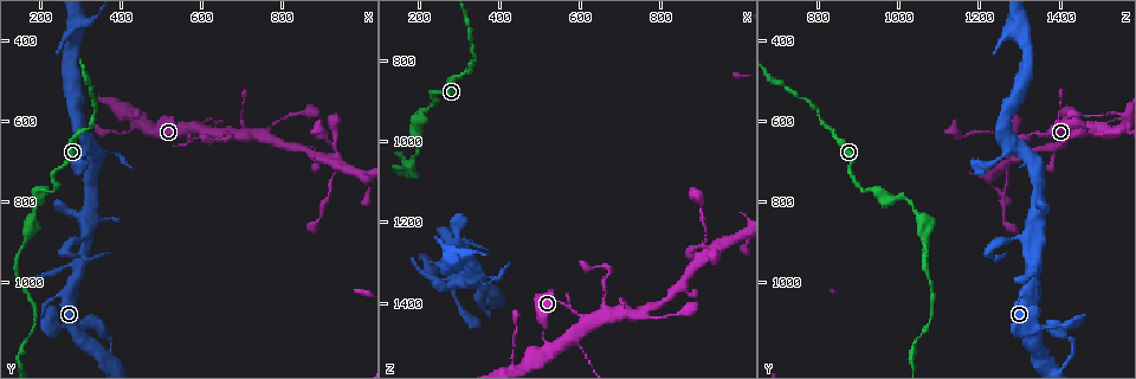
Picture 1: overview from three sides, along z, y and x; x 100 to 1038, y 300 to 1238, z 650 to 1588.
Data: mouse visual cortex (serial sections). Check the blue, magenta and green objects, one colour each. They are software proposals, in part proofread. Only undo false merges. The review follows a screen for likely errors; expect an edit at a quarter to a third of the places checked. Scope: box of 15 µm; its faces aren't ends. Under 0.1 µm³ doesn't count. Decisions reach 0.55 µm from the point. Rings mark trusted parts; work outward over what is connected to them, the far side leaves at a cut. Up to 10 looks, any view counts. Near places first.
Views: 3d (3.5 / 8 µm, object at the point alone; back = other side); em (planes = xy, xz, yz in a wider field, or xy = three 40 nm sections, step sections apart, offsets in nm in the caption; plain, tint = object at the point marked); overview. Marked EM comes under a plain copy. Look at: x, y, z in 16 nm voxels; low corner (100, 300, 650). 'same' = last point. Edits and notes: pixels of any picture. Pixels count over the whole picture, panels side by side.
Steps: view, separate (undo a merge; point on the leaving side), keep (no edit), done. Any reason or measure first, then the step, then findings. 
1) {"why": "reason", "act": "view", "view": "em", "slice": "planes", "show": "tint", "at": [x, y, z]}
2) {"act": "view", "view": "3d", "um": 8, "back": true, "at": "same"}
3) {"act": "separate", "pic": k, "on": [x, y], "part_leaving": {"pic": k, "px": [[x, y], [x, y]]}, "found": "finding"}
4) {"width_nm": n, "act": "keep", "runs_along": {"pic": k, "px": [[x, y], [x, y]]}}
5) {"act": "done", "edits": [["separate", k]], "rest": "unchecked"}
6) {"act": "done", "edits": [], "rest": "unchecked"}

{"why": "a fork", "act": "view", "view": "3d", "um": 3.5, "back": true, "at": [520, 635, 1500]}

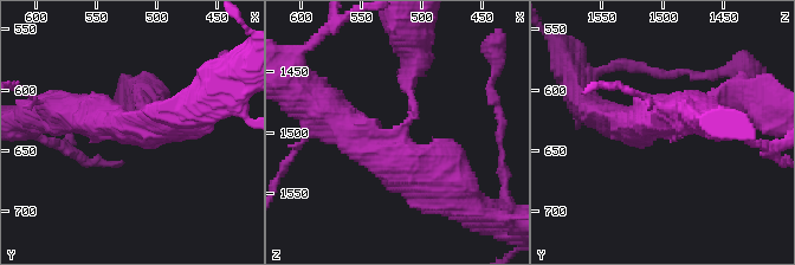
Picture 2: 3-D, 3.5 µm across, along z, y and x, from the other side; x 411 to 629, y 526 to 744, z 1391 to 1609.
{"arms": 3, "arm_widths_nm": [150, 500, 500], "act": "view", "view": "em", "slice": "xy", "step": 2, "show": "tint", "at": "same"}

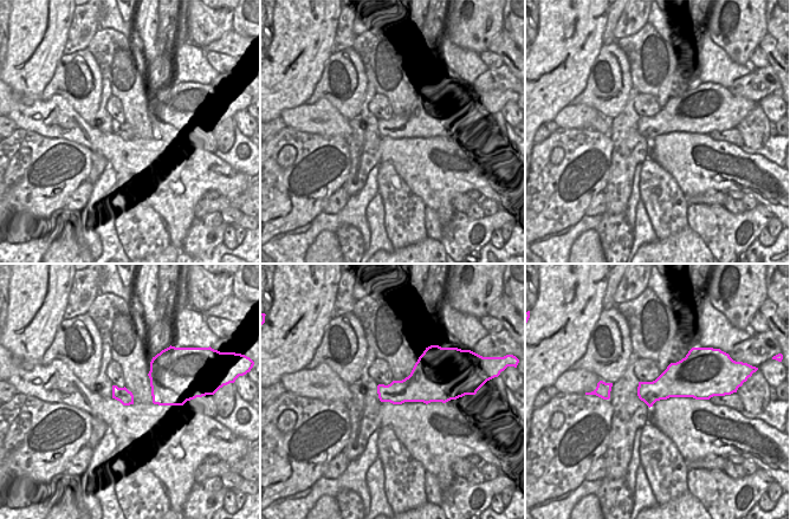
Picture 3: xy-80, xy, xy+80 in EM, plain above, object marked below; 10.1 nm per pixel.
{"act": "keep", "runs_along": {"pic": 2, "px": [[413, 76], [413, 118], [385, 149], [334, 118]]}, "found": "continuous, no second cell"}

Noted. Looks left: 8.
{"why": "sudden change in width", "act": "view", "view": "3d", "um": 3.5, "at": [660, 630, 1425]}

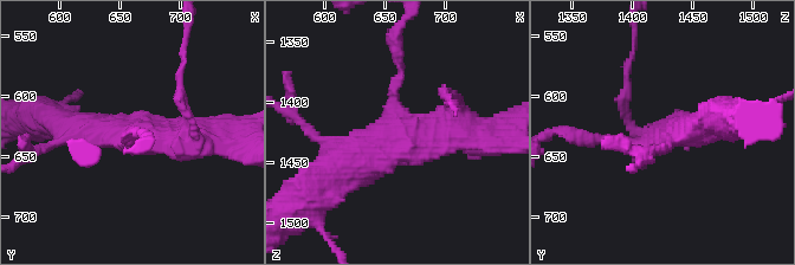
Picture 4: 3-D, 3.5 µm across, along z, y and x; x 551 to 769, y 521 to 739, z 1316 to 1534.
{"why": "now the EM", "act": "view", "view": "em", "slice": "xy", "step": 2, "show": "tint", "at": "same"}

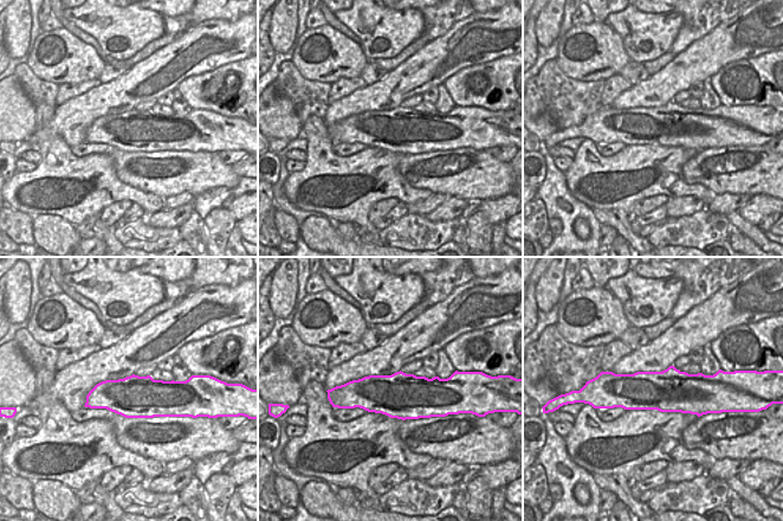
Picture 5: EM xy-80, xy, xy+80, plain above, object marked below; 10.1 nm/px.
{"act": "keep", "runs_along": {"pic": 4, "px": [[335, 173], [404, 134], [480, 140]]}, "found": "all the same cell"}

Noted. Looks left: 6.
{"why": "abrupt turn", "act": "view", "view": "3d", "um": 3.5, "at": [905, 685, 1290]}

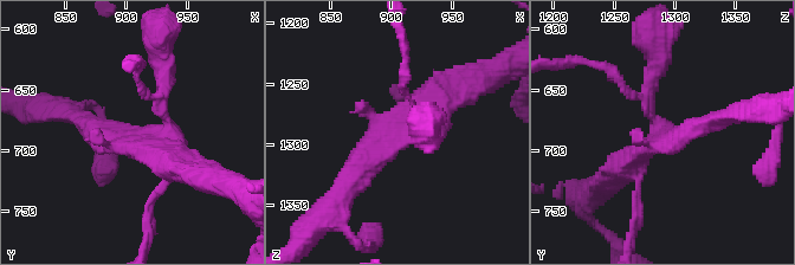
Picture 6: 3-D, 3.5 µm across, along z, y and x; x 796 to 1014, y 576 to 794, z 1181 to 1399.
{"act": "view", "view": "em", "slice": "xy", "step": 2, "show": "tint", "at": [906, 690, 1292]}

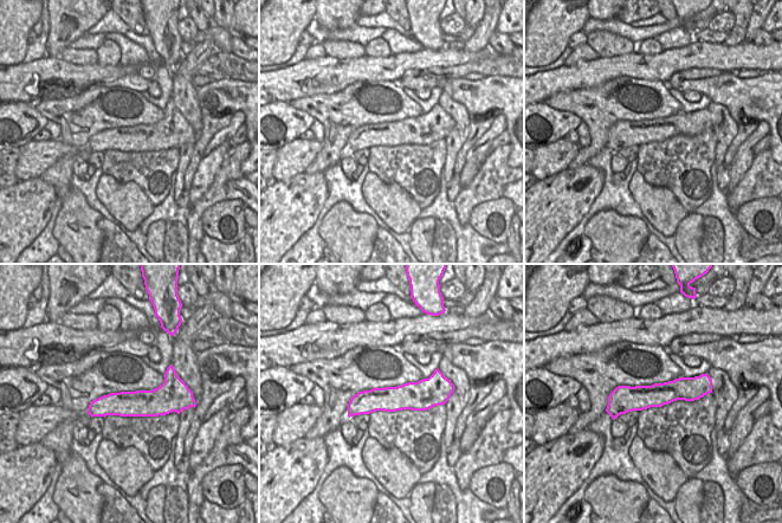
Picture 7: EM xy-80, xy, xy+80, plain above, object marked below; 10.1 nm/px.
{"act": "keep", "runs_along": {"pic": 6, "px": [[350, 182], [368, 152], [459, 95]]}, "found": "continuous, no second cell"}

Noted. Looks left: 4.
{"why": "thick turns thin", "act": "view", "view": "3d", "um": 8, "back": true, "at": [165, 890, 1065]}

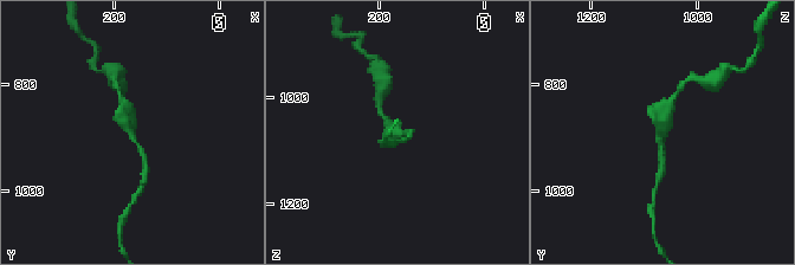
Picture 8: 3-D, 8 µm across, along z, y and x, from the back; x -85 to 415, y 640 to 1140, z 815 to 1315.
{"act": "view", "view": "3d", "um": 3.5, "back": true, "at": [170, 880, 1060]}

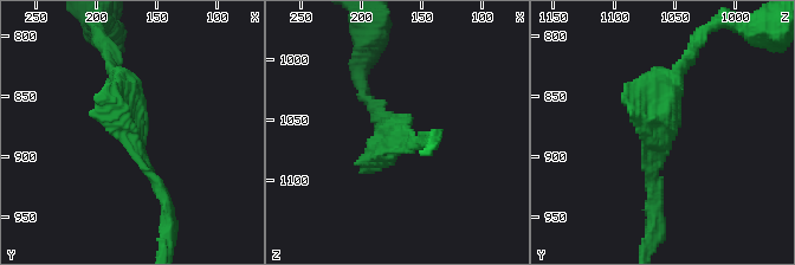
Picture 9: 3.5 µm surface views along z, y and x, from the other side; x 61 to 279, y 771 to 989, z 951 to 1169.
{"act": "view", "view": "em", "slice": "xy", "step": 1, "show": "tint", "at": [172, 886, 1060]}

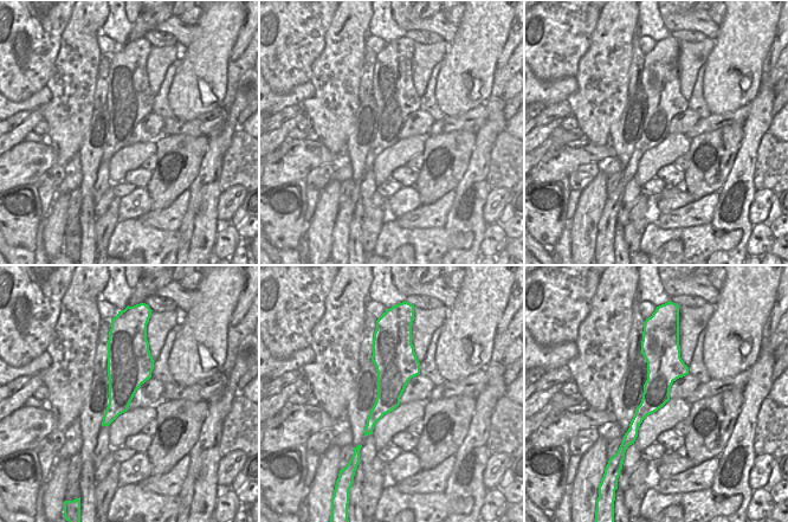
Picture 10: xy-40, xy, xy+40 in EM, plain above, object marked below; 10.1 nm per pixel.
{"act": "keep", "found": "all the same cell"}

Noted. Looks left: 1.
{"act": "done", "edits": [], "rest": "unchecked"}

